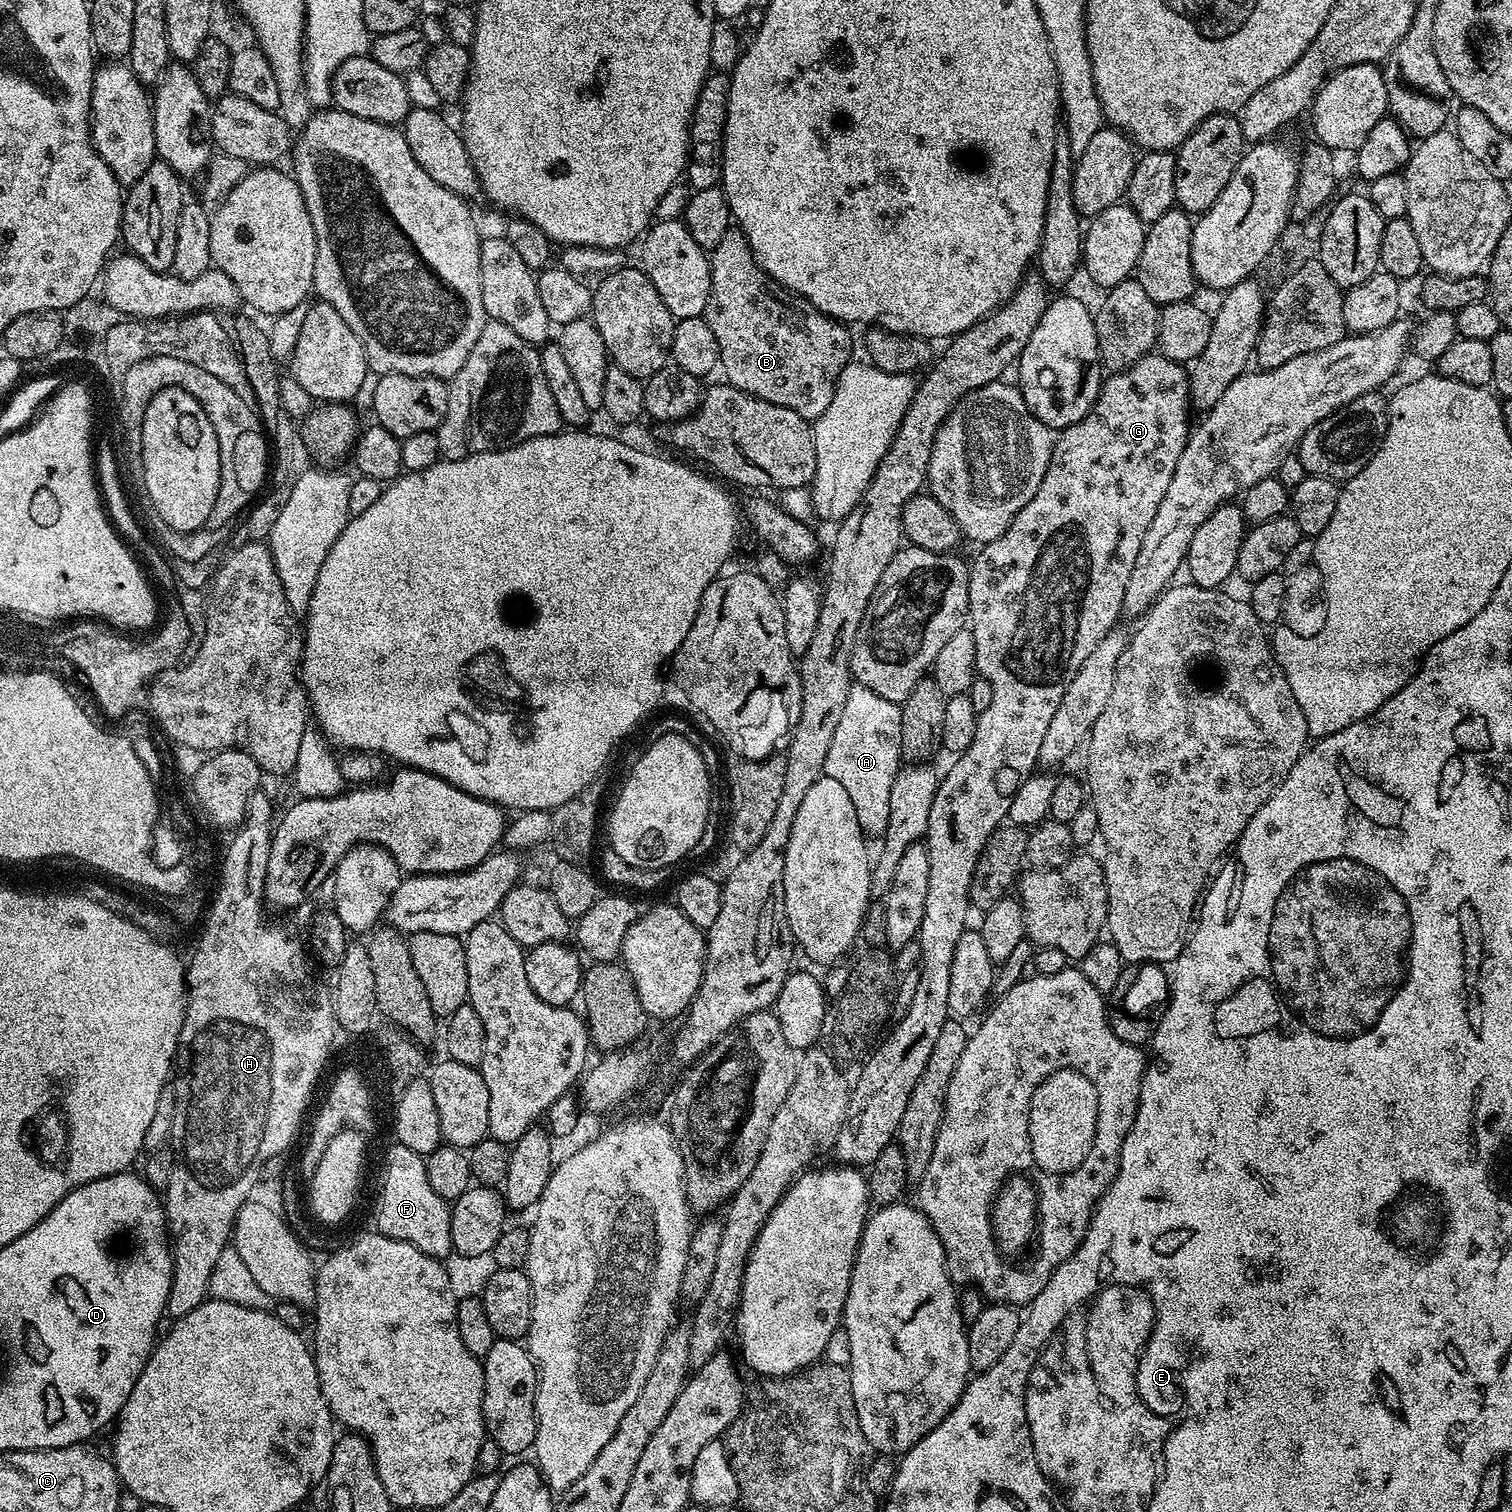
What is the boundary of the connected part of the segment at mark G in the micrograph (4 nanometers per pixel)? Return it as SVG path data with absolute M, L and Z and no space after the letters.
M1149 354L1143 356L1138 362L1134 362L1125 372L1111 373L1101 383L1098 398L1086 414L1086 418L1082 418L1082 422L1078 422L1074 426L1063 429L1055 437L1050 466L1046 466L1046 478L1042 478L1042 486L1038 486L1038 494L1034 494L1034 498L1030 498L1030 502L1026 502L1026 506L1022 506L1022 510L1018 510L1018 514L1010 522L1008 529L997 540L991 540L988 544L983 545L979 549L980 553L973 560L970 560L967 619L970 621L970 627L974 634L976 671L990 684L990 689L993 691L991 703L988 710L984 710L977 715L974 742L970 742L968 749L955 757L956 764L949 766L948 773L939 777L936 793L930 799L930 803L926 808L928 823L926 847L930 858L930 887L926 889L926 914L922 914L922 926L918 933L918 945L920 944L918 987L916 987L914 998L910 1001L910 1010L906 1010L906 1014L895 1021L896 1025L894 1025L895 1023L891 1025L891 1028L893 1027L892 1033L890 1033L890 1028L887 1035L867 1053L866 1059L868 1061L861 1066L856 1080L854 1076L854 1083L851 1085L848 1094L846 1118L844 1119L844 1125L840 1127L834 1149L834 1156L840 1159L837 1161L841 1165L870 1166L874 1162L874 1158L878 1158L878 1154L882 1154L882 1150L889 1148L896 1140L896 1131L902 1122L902 1113L906 1111L906 1102L910 1102L910 1094L913 1092L918 1078L922 1078L922 1070L926 1070L926 1062L929 1060L931 1052L934 1051L934 1041L938 1039L942 1026L950 1018L948 1010L948 1003L950 1002L950 962L954 960L954 946L958 946L958 938L962 938L962 934L969 927L970 901L968 895L970 894L970 882L974 878L974 870L978 866L978 858L982 854L990 834L994 834L994 830L1005 823L1015 792L1028 780L1029 776L1037 771L1040 751L1042 750L1042 738L1046 735L1046 729L1050 727L1051 720L1054 719L1054 710L1058 710L1058 702L1062 702L1062 694L1066 694L1066 686L1074 678L1074 674L1078 674L1078 666L1082 666L1082 662L1086 662L1086 658L1090 658L1090 650L1094 650L1094 646L1098 646L1098 642L1102 642L1102 638L1106 638L1106 634L1117 627L1119 620L1116 619L1122 616L1126 582L1130 578L1130 570L1134 570L1134 558L1138 558L1138 550L1142 550L1142 538L1146 538L1146 530L1150 526L1150 522L1154 522L1154 514L1158 514L1158 506L1162 502L1162 498L1166 498L1170 478L1174 478L1174 466L1178 466L1178 458L1182 458L1182 450L1186 446L1190 435L1188 412L1190 413L1190 401L1188 398L1188 372L1185 365L1159 354Z

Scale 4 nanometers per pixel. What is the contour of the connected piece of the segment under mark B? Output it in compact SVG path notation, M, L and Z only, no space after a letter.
M735 226L728 227L726 235L722 238L722 242L718 242L718 246L711 249L710 282L712 283L710 286L710 298L706 302L706 310L704 311L703 317L704 321L710 326L710 330L714 330L714 339L718 342L718 350L720 351L718 368L721 373L724 371L723 379L746 394L754 394L760 400L774 402L778 406L786 406L786 410L794 410L794 414L798 414L802 419L815 422L826 410L826 406L830 406L830 402L834 402L834 390L836 389L838 378L842 374L844 367L853 359L852 336L848 333L851 331L845 325L841 324L839 320L822 314L822 310L818 310L806 298L794 295L788 289L783 288L777 280L767 276L762 270L762 266L754 258L750 246L746 242L744 233Z

